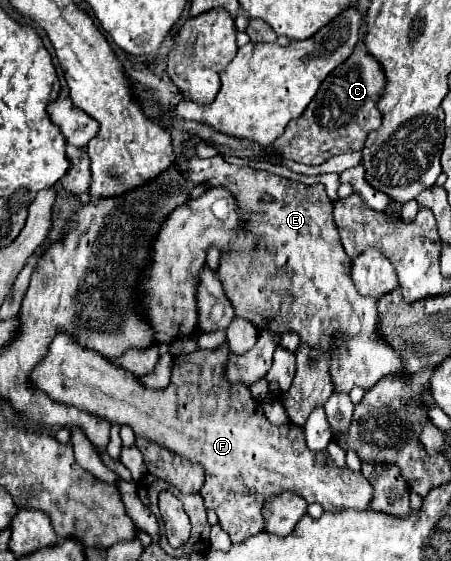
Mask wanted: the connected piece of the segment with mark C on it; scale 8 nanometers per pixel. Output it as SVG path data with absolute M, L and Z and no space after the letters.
M360 40L354 48L354 52L350 54L350 58L340 64L338 68L334 68L328 78L322 82L320 90L316 92L314 100L308 104L308 108L304 110L304 114L296 120L292 120L286 126L286 132L272 144L272 148L276 152L280 152L284 158L290 158L294 162L302 162L308 166L316 166L326 162L330 156L336 156L340 152L354 152L354 150L362 150L366 136L374 130L380 128L382 124L382 112L378 112L378 100L382 96L386 88L386 76L382 72L382 66L378 64L378 60L374 60L374 56L368 56L364 40Z

